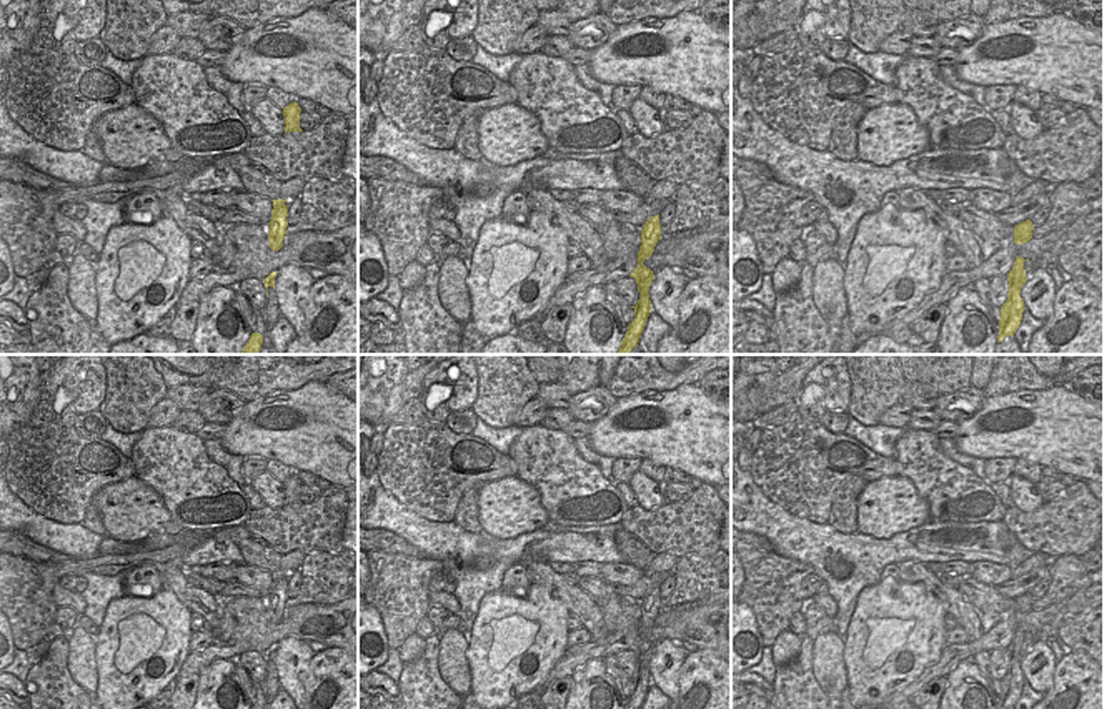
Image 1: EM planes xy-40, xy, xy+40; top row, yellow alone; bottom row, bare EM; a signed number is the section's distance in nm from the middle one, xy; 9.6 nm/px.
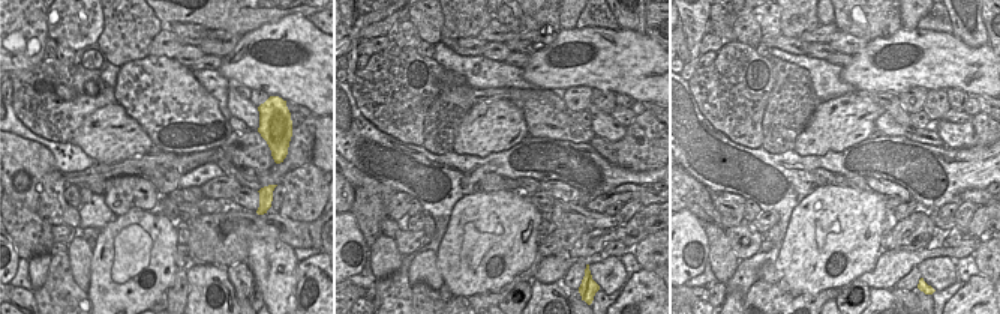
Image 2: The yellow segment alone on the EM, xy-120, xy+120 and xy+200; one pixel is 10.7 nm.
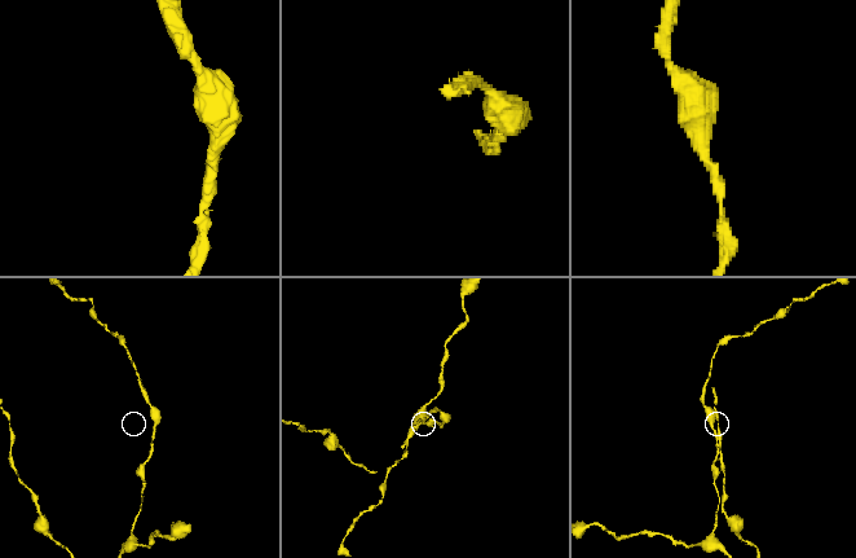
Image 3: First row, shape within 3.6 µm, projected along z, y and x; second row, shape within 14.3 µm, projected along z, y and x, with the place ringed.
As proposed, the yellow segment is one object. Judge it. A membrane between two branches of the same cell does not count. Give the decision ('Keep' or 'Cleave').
Keep

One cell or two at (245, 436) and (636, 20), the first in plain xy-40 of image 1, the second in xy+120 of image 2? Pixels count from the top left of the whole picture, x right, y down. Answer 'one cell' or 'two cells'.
two cells

